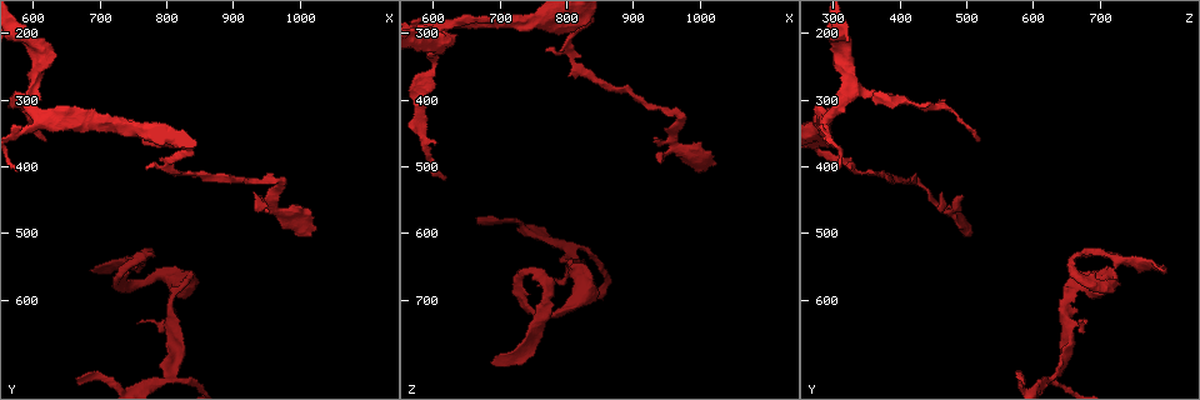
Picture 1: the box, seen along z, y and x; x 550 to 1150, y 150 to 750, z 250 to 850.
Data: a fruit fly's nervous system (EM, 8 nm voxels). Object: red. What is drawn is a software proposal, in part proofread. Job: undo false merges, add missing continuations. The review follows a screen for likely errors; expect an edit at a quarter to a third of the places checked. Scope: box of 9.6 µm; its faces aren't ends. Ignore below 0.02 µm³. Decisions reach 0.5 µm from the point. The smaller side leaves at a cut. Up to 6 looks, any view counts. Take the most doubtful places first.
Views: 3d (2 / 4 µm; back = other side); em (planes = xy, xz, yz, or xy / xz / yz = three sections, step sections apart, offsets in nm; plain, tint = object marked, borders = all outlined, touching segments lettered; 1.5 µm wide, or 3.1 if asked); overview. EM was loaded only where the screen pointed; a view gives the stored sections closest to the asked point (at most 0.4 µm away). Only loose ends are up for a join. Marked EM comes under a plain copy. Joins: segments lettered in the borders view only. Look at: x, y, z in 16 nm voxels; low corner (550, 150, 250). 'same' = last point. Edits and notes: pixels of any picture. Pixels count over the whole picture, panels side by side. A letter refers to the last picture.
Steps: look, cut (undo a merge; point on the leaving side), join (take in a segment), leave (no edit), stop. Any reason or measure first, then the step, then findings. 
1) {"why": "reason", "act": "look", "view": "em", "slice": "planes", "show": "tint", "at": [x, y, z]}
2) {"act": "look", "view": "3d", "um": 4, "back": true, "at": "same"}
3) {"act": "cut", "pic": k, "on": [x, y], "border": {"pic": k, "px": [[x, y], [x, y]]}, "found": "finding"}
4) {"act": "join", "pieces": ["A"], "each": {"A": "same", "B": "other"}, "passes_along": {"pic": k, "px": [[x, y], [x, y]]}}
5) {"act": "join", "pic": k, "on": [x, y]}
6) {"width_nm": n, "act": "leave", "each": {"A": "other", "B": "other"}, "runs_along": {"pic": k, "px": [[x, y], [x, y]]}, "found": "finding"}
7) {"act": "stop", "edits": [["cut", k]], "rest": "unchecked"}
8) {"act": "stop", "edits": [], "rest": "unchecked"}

{"why": "free end", "act": "look", "view": "3d", "um": 2, "at": [1025, 500, 500]}

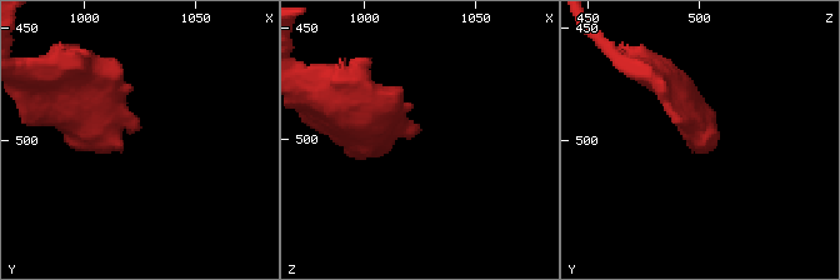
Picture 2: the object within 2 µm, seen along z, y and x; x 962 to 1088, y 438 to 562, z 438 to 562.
{"why": "shape alone is not enough", "act": "look", "view": "em", "slice": "planes", "show": "borders", "at": [1022, 496, 498]}

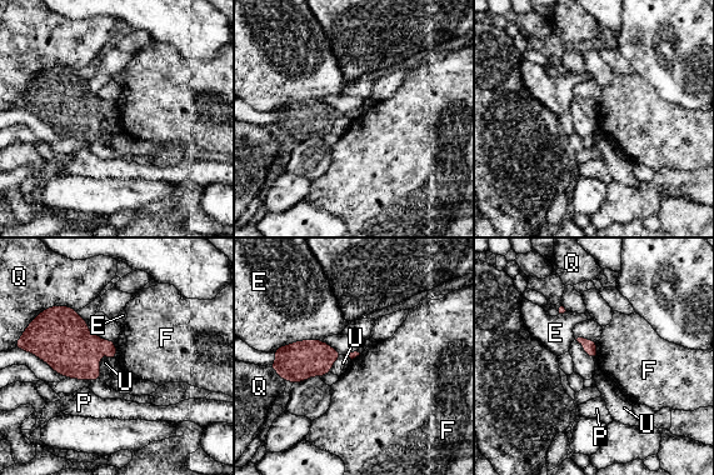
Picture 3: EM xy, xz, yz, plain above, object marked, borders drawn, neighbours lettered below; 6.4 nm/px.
{"act": "leave", "each": {"E": "other", "F": "other", "P": "other", "Q": "other", "U": "other"}, "border": {"pic": 3, "px": [[114, 341], [116, 358]]}, "found": "no lettered segment goes on from it"}

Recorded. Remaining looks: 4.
{"why": "abrupt turn", "act": "look", "view": "3d", "um": 2, "at": [795, 405, 330]}

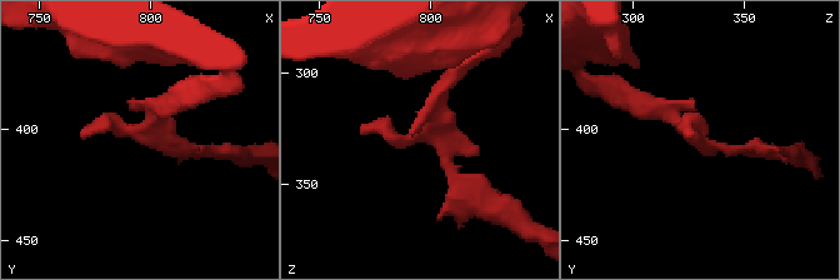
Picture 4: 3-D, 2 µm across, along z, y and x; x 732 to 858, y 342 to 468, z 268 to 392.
{"act": "look", "view": "em", "slice": "planes", "show": "tint", "at": [802, 404, 327]}

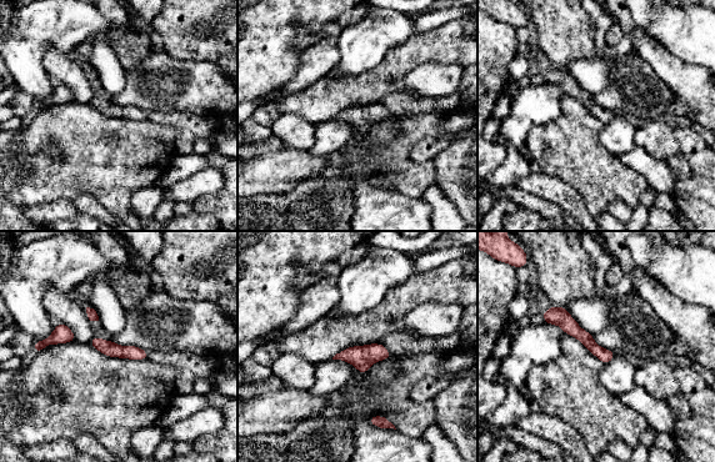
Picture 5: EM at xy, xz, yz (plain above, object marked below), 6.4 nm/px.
{"why": "what lies round it", "act": "look", "view": "em", "slice": "planes", "show": "borders", "at": "same"}

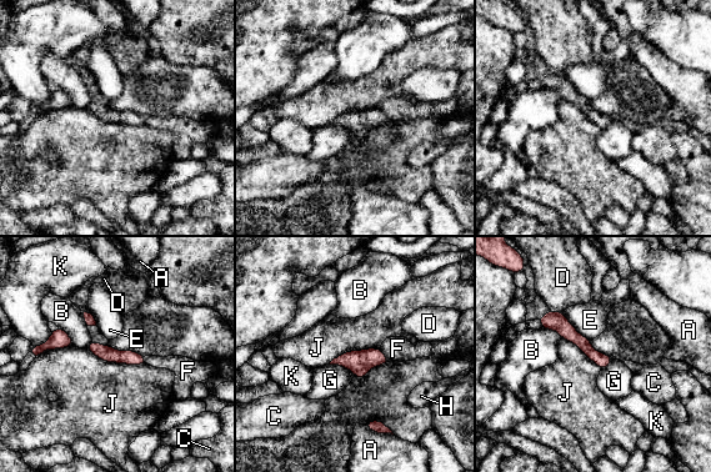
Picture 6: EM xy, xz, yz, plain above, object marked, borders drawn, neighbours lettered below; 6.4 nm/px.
{"act": "leave", "each": {"A": "other", "B": "other", "C": "other", "D": "other", "E": "other", "F": "other", "G": "other", "H": "other", "J": "other", "K": "other"}, "runs_along": {"pic": 6, "px": [[544, 319], [557, 321], [606, 362]]}, "found": "one cell here"}

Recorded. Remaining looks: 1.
{"act": "stop", "edits": [], "rest": "unchecked"}

